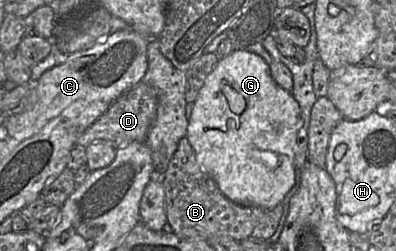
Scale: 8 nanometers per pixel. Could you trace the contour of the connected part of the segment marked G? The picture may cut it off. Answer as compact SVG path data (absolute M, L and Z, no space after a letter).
M234 50L218 63L207 76L204 85L193 103L191 116L188 120L186 138L191 145L196 160L201 168L215 181L220 192L231 202L243 206L257 206L264 209L272 209L281 204L284 196L294 186L296 180L296 165L294 163L294 151L299 129L303 122L300 117L299 104L290 92L278 86L273 80L269 65L258 55L245 51Z

